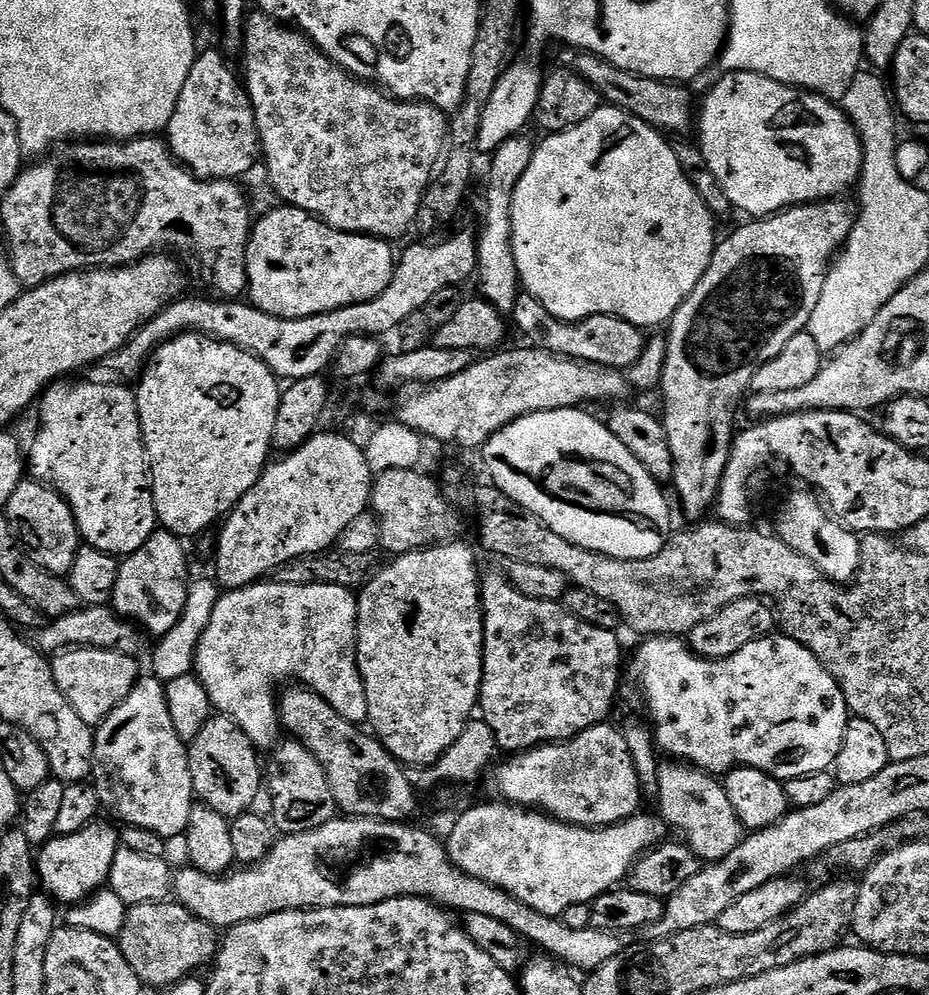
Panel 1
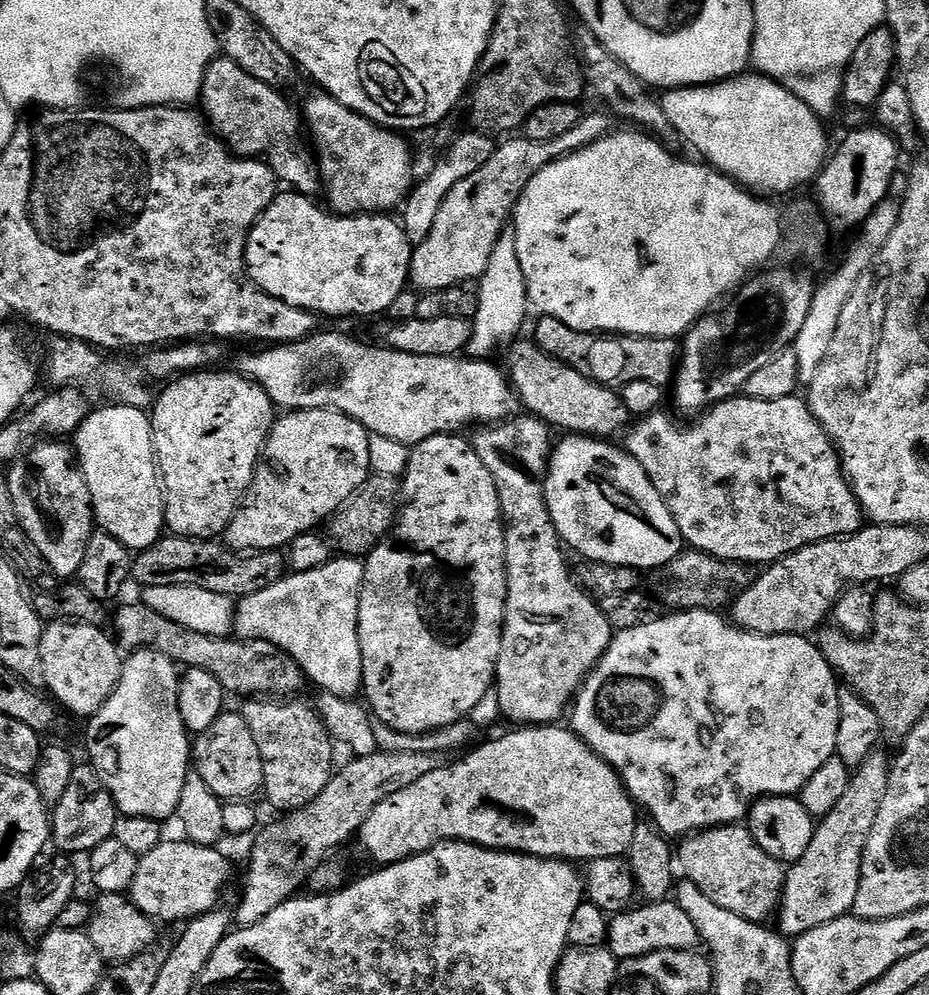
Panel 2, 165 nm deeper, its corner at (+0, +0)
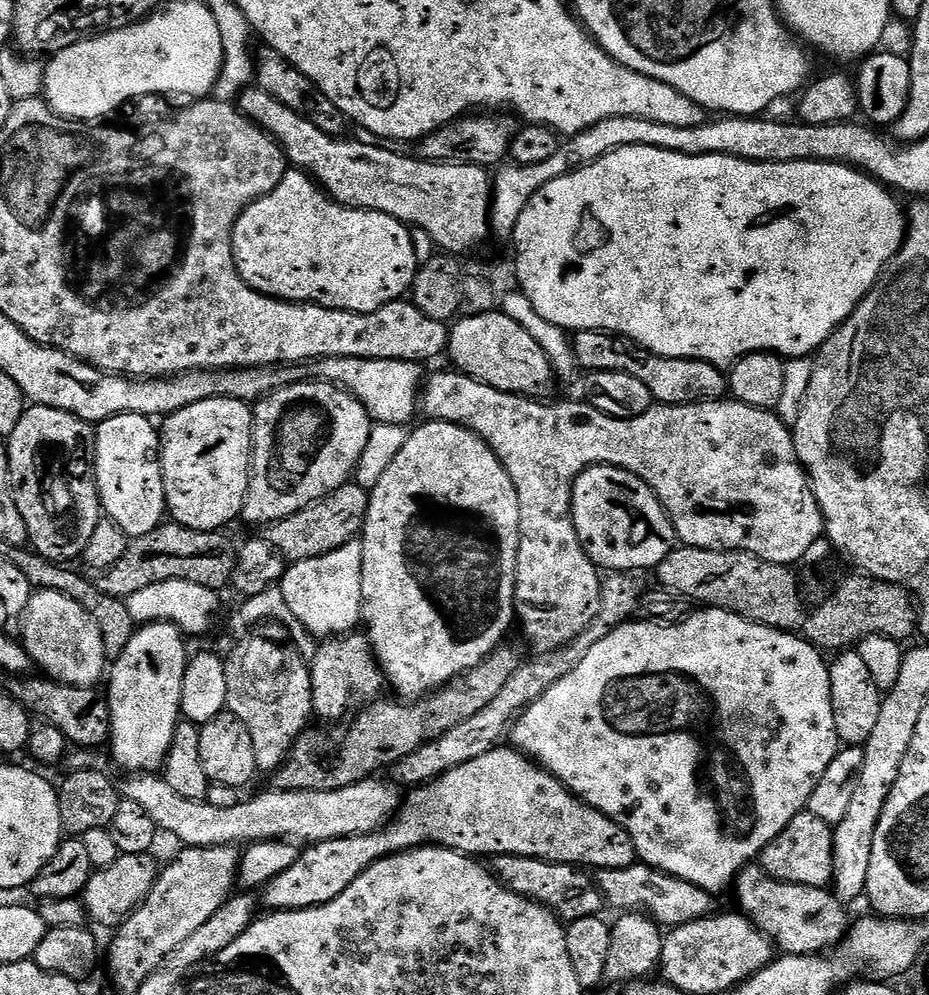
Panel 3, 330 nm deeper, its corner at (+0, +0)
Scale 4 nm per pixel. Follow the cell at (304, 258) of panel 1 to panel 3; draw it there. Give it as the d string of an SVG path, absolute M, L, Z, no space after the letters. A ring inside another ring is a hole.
M290 170L270 194L258 198L234 226L232 253L238 274L250 287L278 300L320 304L351 312L373 312L407 297L418 267L407 224L381 212L337 204L307 172Z

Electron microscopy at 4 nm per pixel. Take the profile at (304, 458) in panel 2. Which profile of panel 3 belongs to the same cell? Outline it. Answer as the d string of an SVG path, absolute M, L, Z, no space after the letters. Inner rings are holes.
M309 378L302 384L277 388L263 400L255 401L252 418L252 477L244 499L243 523L267 526L286 518L322 498L353 479L362 450L370 439L374 421L368 412L345 388L324 380Z

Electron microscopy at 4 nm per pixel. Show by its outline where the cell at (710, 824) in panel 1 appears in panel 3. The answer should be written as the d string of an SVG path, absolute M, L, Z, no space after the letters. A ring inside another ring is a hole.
M749 866L734 881L735 907L753 926L770 937L781 953L790 956L814 956L839 945L850 927L845 905L828 888L815 888L775 880L759 866Z

